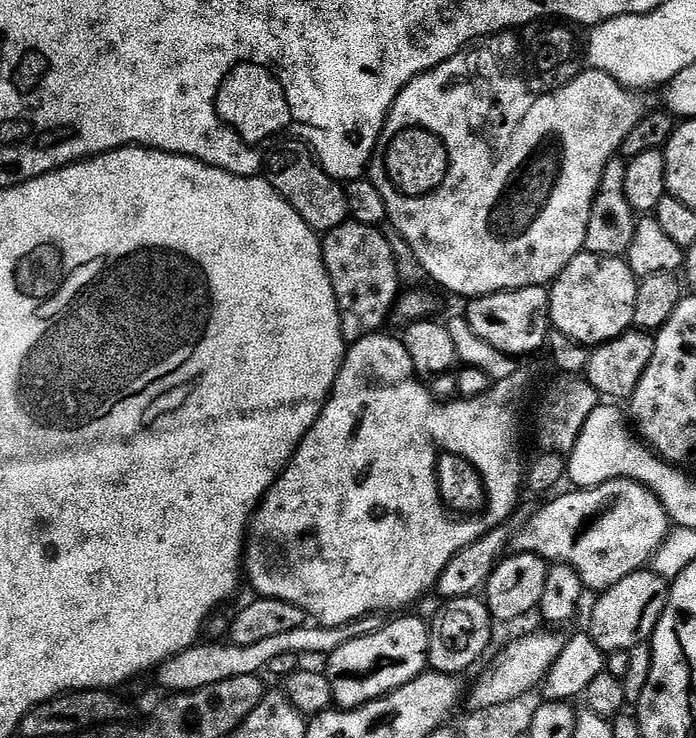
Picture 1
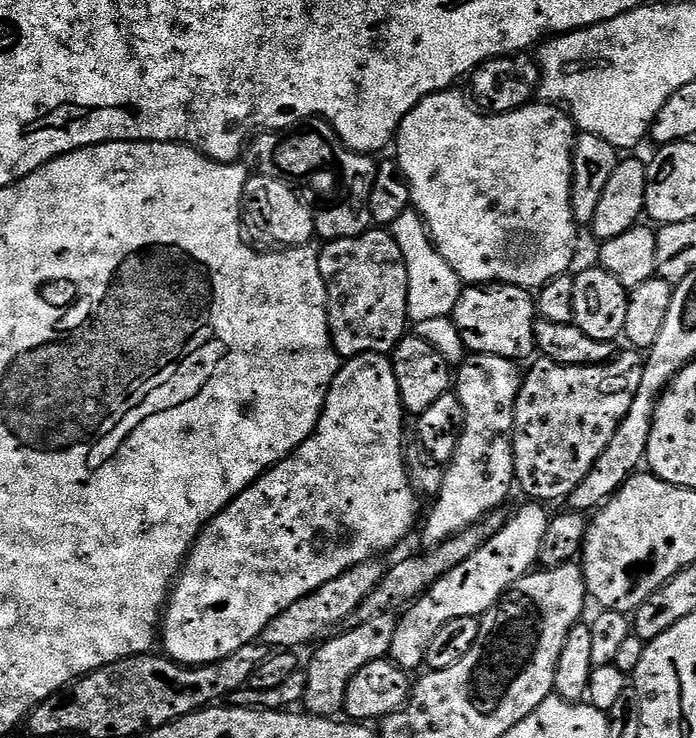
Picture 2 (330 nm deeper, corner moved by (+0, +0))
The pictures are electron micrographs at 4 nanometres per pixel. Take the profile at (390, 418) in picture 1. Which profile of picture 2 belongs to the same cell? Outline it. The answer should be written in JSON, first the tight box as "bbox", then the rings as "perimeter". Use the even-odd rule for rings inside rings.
{"bbox":[162,352,418,666],"perimeter":[[[367,352],[361,356],[345,359],[341,363],[340,373],[330,386],[320,421],[310,434],[310,438],[306,438],[306,442],[302,442],[302,446],[298,446],[291,456],[287,456],[283,462],[275,464],[269,472],[265,472],[259,480],[255,480],[238,499],[226,505],[197,536],[168,597],[162,617],[163,655],[175,660],[177,664],[189,666],[217,664],[222,658],[234,654],[234,650],[242,650],[242,646],[253,643],[263,633],[266,625],[274,618],[278,618],[278,614],[282,614],[286,606],[294,606],[298,598],[306,598],[311,592],[326,586],[326,582],[338,578],[346,570],[375,561],[383,552],[398,547],[411,534],[412,527],[416,524],[416,499],[418,499],[416,489],[408,479],[408,466],[404,463],[406,447],[404,419],[406,419],[404,403],[400,397],[398,378],[394,374],[391,359],[383,352]]]}

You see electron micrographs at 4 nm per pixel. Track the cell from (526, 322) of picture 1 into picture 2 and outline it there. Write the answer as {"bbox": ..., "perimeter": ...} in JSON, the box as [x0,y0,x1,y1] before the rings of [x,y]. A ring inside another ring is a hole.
{"bbox":[454,284,538,362],"perimeter":[[[478,284],[465,287],[461,291],[454,319],[469,353],[501,356],[507,360],[524,362],[531,352],[537,351],[538,304],[529,289],[513,284]]]}

